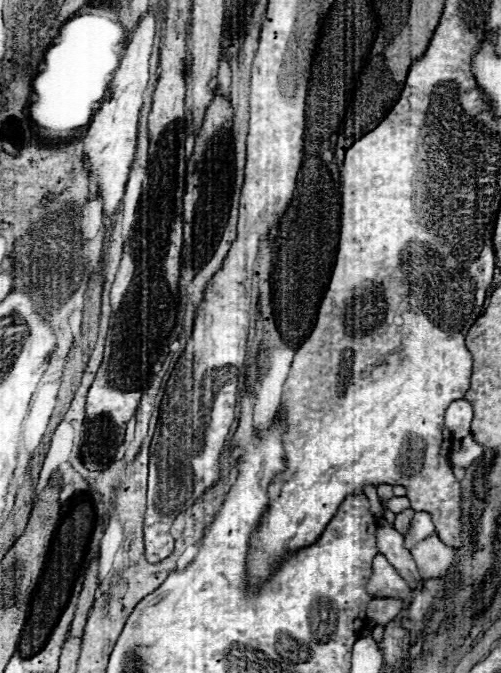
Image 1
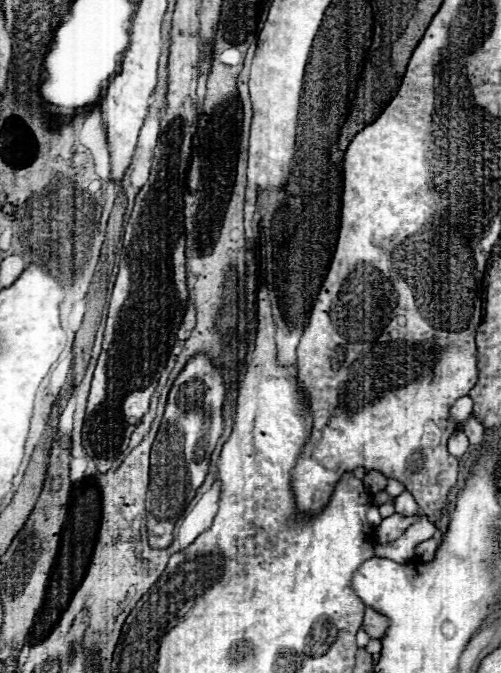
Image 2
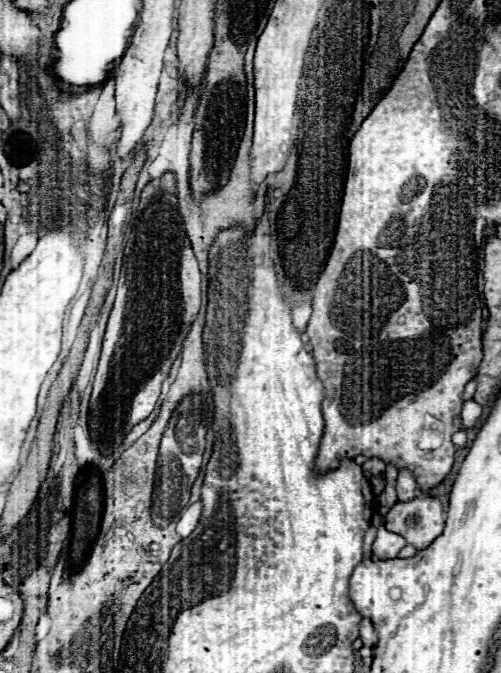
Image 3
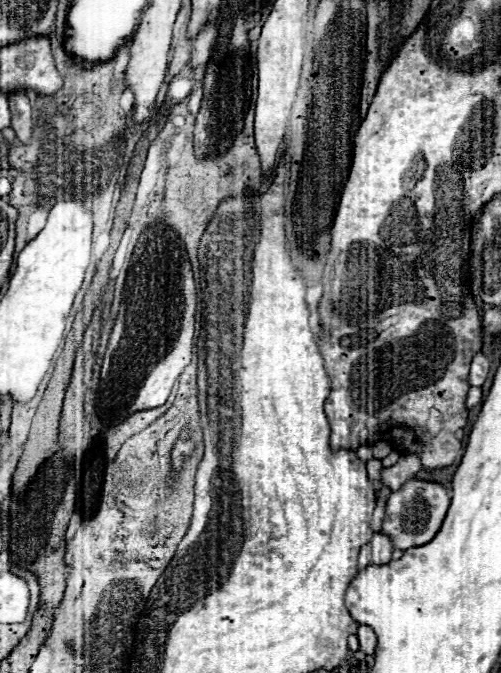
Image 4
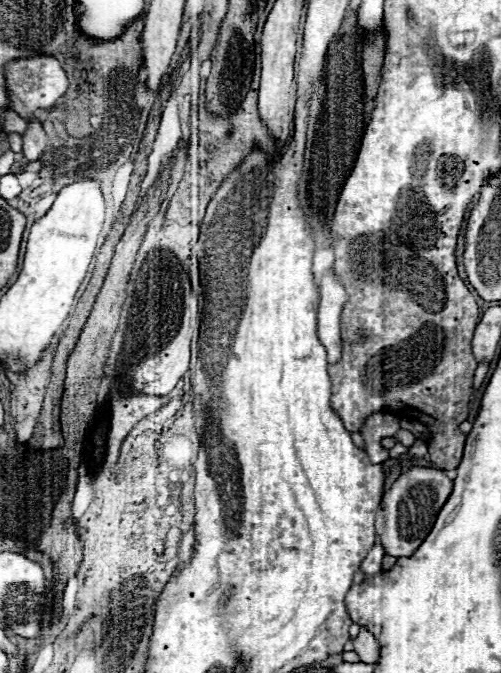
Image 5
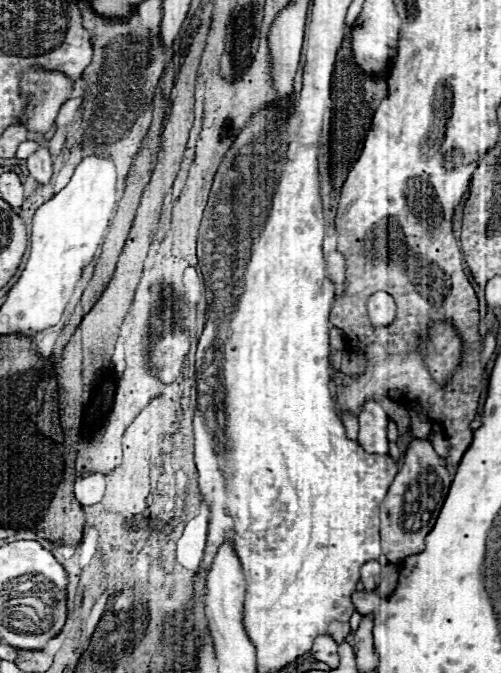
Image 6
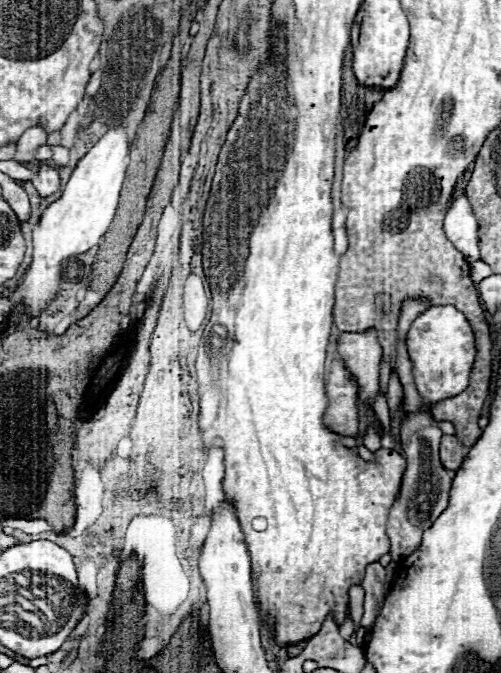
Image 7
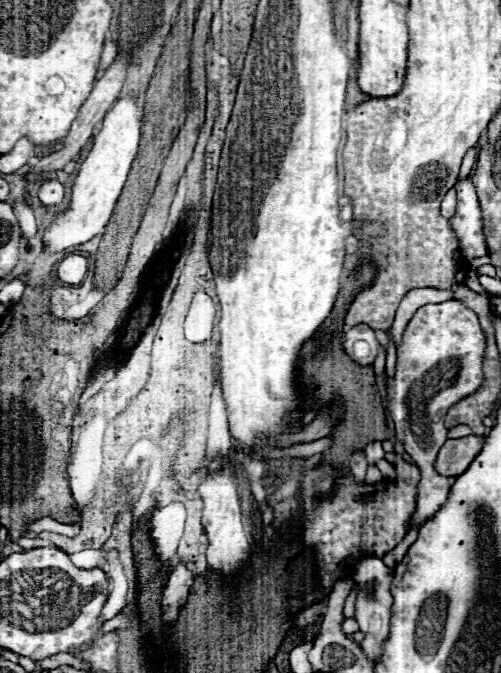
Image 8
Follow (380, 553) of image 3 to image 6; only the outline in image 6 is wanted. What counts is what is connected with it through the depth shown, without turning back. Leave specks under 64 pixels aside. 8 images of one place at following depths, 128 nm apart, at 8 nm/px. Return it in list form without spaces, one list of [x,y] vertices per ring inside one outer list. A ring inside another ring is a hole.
[[[370,560],[362,566],[362,584],[364,584],[364,590],[372,592],[380,582],[380,564],[378,560]]]

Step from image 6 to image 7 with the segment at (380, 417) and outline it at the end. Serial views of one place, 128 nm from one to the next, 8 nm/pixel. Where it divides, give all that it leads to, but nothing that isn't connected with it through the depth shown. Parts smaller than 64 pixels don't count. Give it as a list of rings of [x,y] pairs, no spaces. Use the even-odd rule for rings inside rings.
[[[344,332],[340,336],[338,352],[350,380],[354,380],[358,386],[360,402],[374,406],[378,396],[378,372],[382,360],[382,348],[376,340],[376,332]],[[376,422],[376,424],[372,424],[372,426],[368,426],[368,428],[364,430],[364,438],[362,438],[362,442],[364,442],[364,446],[366,446],[370,452],[376,452],[376,450],[380,450],[378,422]]]

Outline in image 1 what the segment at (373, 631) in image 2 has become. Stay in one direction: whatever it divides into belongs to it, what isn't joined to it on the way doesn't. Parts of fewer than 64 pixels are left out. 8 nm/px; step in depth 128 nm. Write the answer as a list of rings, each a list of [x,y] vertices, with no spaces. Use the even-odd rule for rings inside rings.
[[[382,598],[382,600],[372,600],[370,606],[368,606],[368,620],[370,620],[370,626],[376,626],[376,624],[382,624],[386,626],[398,612],[400,608],[404,606],[402,600],[398,598]]]

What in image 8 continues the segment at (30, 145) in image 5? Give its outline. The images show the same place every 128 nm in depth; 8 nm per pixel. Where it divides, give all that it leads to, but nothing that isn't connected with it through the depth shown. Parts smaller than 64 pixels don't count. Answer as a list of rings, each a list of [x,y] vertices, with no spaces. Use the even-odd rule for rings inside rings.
[[[44,180],[38,188],[38,198],[46,206],[58,206],[64,200],[64,186],[58,180]]]

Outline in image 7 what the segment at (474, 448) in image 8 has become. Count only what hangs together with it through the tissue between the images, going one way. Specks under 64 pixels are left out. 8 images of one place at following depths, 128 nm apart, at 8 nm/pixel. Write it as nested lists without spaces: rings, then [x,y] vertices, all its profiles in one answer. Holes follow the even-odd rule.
[[[444,434],[442,436],[442,442],[440,442],[440,458],[442,458],[442,464],[446,470],[458,470],[464,456],[466,456],[466,448],[460,444],[460,440],[456,436],[448,436]]]

